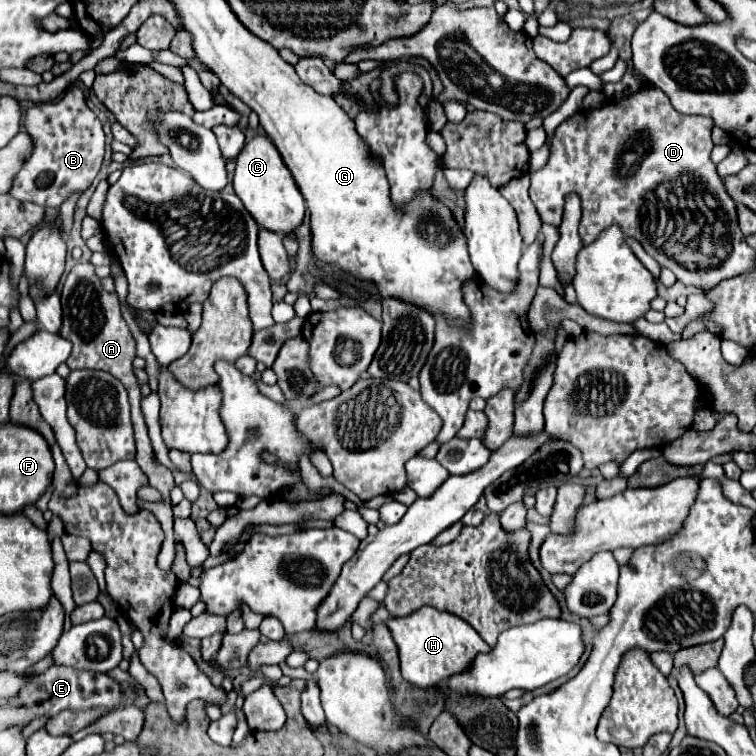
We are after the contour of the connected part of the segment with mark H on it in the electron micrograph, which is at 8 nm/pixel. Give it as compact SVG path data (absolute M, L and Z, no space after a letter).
M420 607L412 615L392 617L386 621L386 625L392 631L392 639L398 647L402 677L420 689L432 687L434 683L468 669L476 653L490 651L490 645L484 643L472 625L458 615L438 611L434 607Z

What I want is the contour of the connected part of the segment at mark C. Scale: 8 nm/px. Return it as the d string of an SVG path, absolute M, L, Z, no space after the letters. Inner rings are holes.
M256 133L238 153L234 171L234 191L242 199L244 207L252 213L256 223L264 229L288 233L294 231L294 227L300 225L304 219L304 197L300 195L300 189L296 189L292 173L288 171L288 167L284 167L280 151L276 151L276 145L264 133Z

